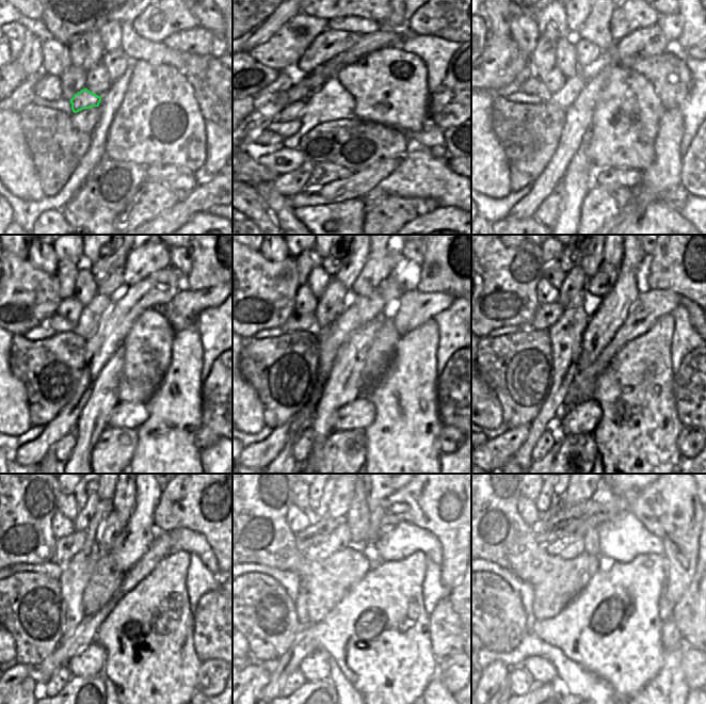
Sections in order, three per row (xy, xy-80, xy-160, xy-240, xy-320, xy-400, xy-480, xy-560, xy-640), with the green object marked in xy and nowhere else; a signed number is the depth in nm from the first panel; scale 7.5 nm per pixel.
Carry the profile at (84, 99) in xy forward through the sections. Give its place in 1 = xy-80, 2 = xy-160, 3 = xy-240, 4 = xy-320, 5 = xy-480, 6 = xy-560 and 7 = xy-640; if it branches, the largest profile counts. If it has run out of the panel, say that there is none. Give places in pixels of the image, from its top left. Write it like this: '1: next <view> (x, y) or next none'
1: next xy-80 (319, 90)
2: next xy-160 (554, 80)
3: next xy-240 (70, 308)
4: next xy-320 (305, 301)
5: next xy-480 (62, 526)
6: next xy-560 (298, 520)
7: next xy-640 (526, 507)

